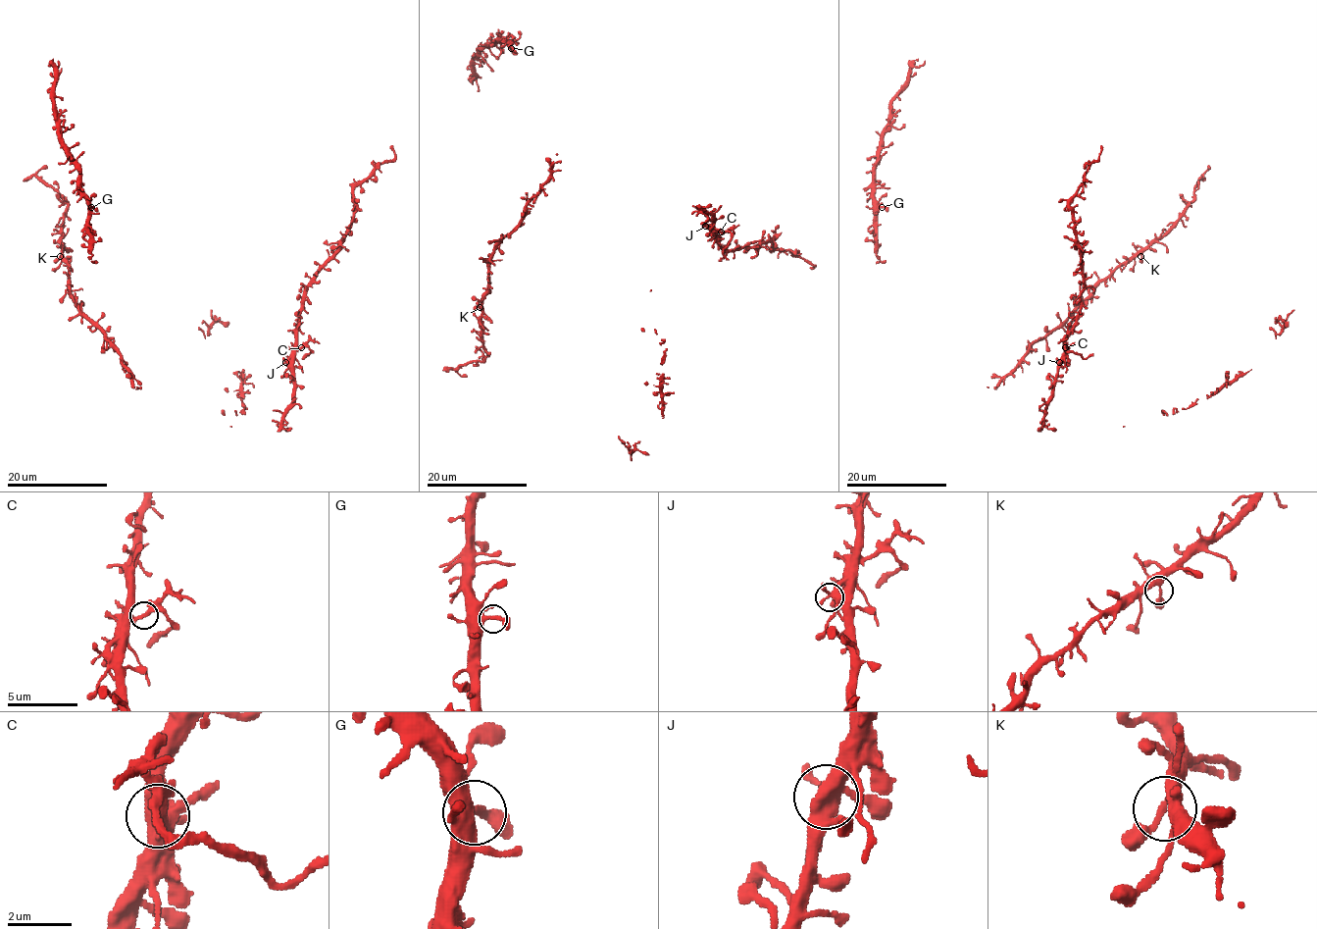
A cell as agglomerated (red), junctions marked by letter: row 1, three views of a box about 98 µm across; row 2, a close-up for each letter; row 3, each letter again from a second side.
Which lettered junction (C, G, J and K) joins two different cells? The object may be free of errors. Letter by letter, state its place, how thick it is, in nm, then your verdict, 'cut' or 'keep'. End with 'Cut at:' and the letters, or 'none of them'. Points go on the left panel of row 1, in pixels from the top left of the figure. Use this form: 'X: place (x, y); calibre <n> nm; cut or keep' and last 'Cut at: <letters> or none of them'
C: place (301, 347); calibre 300 nm; cut
G: place (91, 207); calibre 280 nm; keep
J: place (285, 362); calibre 360 nm; keep
K: place (60, 256); calibre 280 nm; keep
Cut at: C

